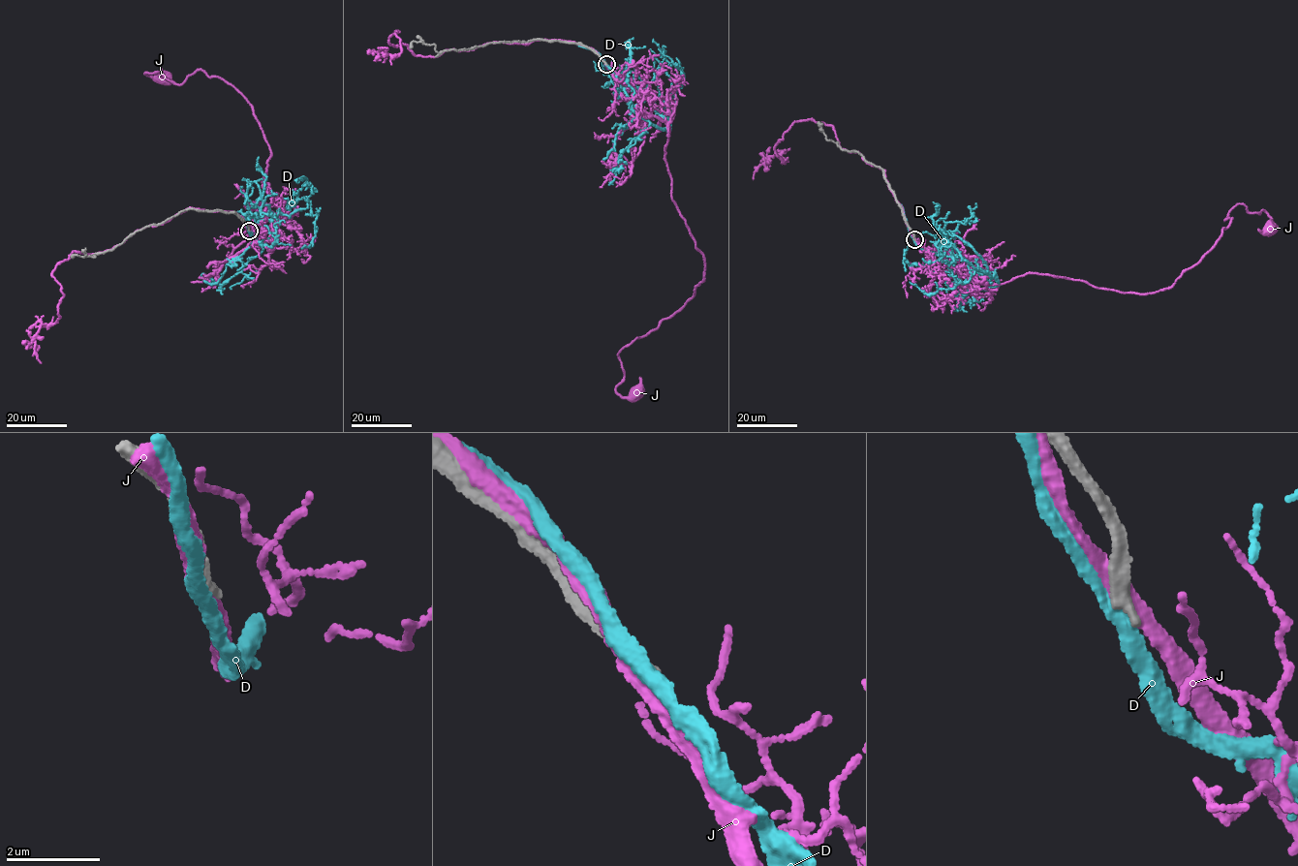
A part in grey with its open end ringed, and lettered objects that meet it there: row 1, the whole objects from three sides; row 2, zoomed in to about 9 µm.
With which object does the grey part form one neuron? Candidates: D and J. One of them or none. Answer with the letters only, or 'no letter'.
no letter

